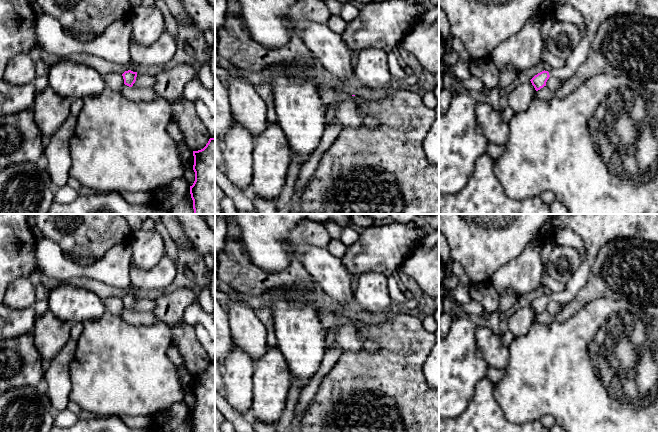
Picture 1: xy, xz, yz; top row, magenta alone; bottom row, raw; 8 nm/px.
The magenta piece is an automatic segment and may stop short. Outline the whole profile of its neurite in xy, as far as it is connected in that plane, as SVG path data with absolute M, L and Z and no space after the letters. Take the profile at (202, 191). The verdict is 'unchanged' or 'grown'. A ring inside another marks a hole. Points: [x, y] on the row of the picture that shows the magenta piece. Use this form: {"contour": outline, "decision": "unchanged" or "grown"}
{"contour": "M210 138L206 146L193 151L195 181L190 186L194 214L215 214L215 138Z", "decision": "unchanged"}

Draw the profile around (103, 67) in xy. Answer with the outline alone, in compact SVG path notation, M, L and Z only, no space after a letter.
M84 53L70 54L66 57L61 57L61 58L65 58L75 63L86 64L92 67L93 69L95 69L101 76L104 76L108 73L115 73L115 72L119 74L123 74L125 71L130 70L131 66L136 66L137 69L140 68L137 64L135 64L132 61L126 65L120 65L120 64L108 62L100 57L96 57Z

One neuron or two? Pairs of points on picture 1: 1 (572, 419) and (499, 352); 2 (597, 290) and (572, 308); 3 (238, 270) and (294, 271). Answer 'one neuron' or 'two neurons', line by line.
1: two neurons
2: one neuron
3: one neuron

